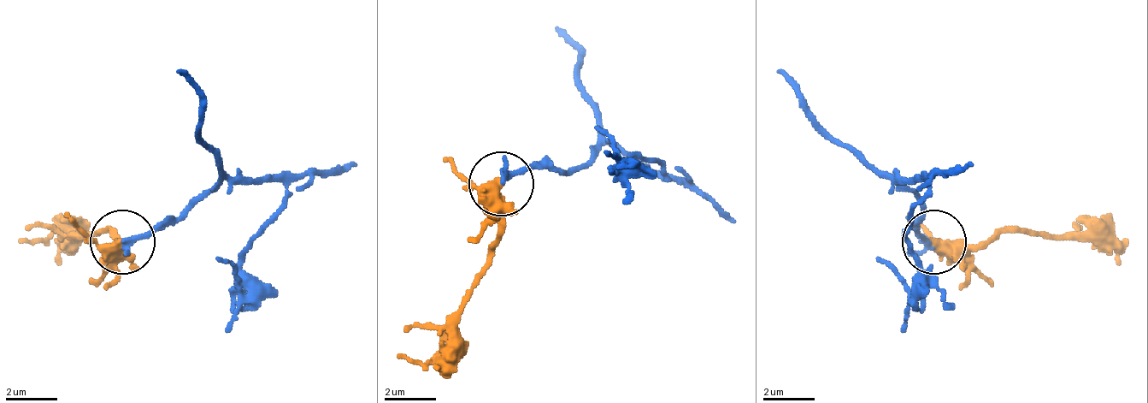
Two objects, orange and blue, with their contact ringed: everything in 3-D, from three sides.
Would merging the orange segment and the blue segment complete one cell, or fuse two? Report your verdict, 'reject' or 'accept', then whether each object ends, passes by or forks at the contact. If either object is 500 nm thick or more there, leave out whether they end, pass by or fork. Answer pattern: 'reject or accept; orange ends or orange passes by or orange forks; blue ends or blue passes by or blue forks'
accept; orange passes by; blue ends

